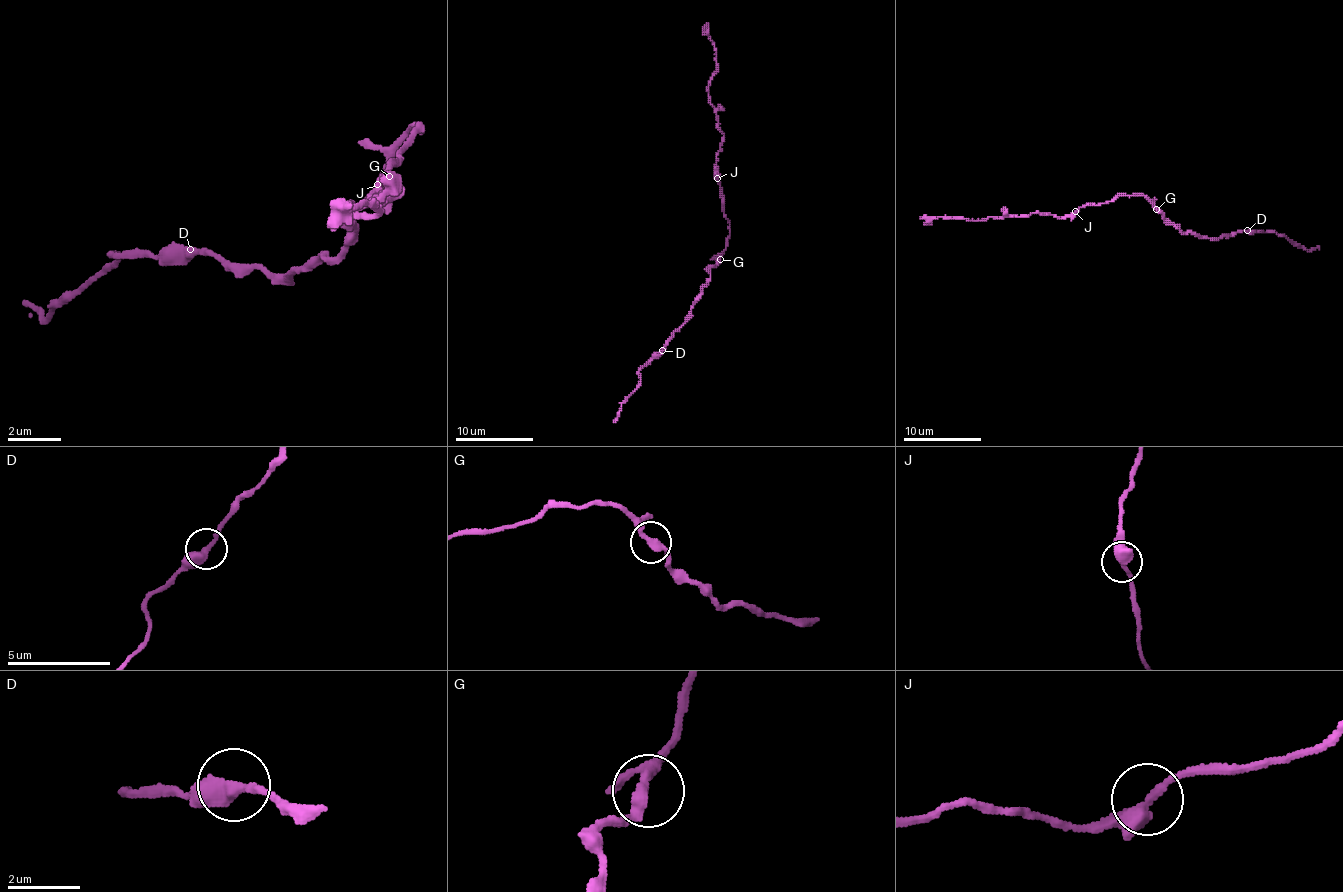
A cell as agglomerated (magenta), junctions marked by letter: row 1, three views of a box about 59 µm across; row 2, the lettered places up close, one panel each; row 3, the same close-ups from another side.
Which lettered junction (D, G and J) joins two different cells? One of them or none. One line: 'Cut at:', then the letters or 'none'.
Cut at: none

